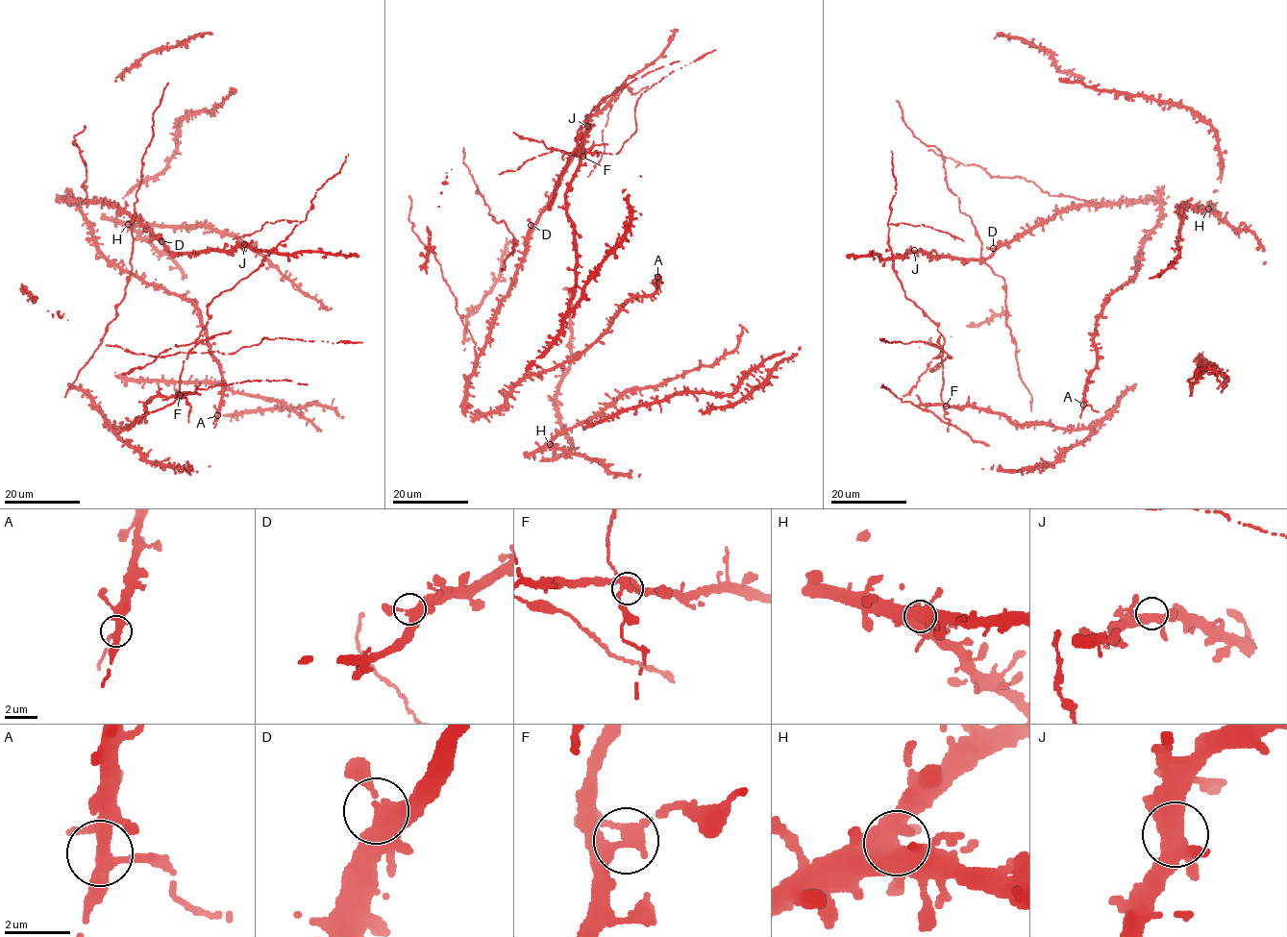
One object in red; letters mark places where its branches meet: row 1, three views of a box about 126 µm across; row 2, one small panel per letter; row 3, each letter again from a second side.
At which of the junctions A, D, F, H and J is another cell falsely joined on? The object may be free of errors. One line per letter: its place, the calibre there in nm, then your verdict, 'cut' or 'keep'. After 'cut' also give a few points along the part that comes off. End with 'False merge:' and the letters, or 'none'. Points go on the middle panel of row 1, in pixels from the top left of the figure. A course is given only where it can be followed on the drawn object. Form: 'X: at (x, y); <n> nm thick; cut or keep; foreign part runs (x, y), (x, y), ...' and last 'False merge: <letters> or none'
A: at (657, 277); 320 nm thick; keep
D: at (531, 225); 360 nm thick; keep
F: at (582, 156); 360 nm thick; cut; foreign part runs (582, 156), (575, 156), (584, 152), (575, 138), (581, 123), (624, 87), (603, 130), (602, 159), (587, 177)
H: at (550, 444); 440 nm thick; keep
J: at (587, 126); 380 nm thick; keep
False merge: F

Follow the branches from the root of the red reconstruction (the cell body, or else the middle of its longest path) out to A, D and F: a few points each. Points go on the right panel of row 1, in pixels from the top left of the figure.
A: (913, 251), (983, 260), (1064, 210), (1158, 199), (1161, 213), (1136, 274), (1103, 305), (1083, 405)
D: (913, 251), (983, 260), (993, 253), (993, 248)
F: (913, 251), (901, 257), (891, 254), (892, 265), (906, 298), (937, 326), (943, 337), (941, 400), (945, 406)

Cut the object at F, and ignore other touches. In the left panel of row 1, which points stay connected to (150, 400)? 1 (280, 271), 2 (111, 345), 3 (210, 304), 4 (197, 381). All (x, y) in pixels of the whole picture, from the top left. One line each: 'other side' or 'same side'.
1: same side
2: other side
3: other side
4: same side

